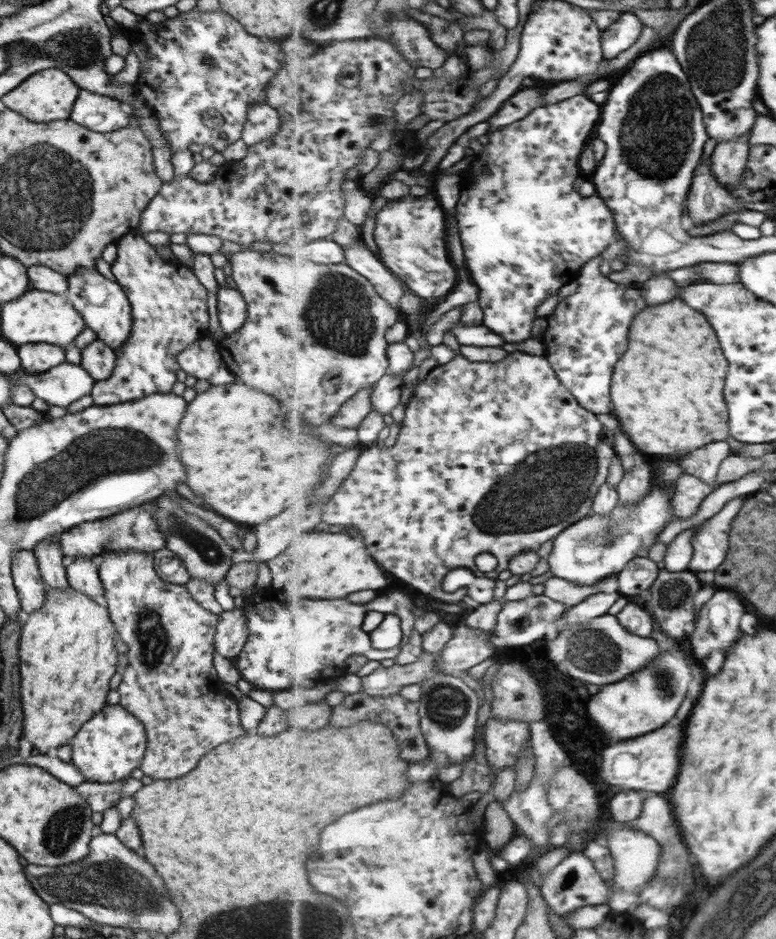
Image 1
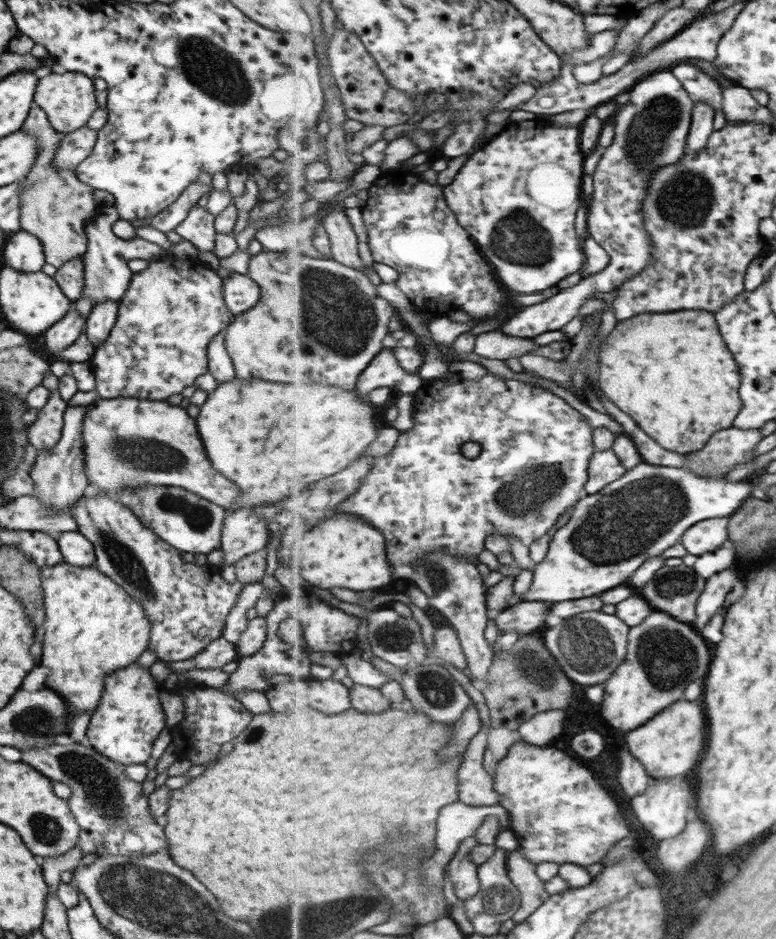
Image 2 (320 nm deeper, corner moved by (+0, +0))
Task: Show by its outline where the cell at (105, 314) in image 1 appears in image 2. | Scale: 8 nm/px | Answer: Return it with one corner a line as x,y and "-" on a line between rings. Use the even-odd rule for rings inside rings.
103,204
96,212
98,213
84,226
87,244
86,252
81,258
81,262
83,262
83,286
81,294
79,294
79,298
87,298
91,302
91,306
97,306
103,302
118,303
123,298
131,279
132,273
126,264
131,258
139,258
149,262
151,258
168,255
168,252
147,242
147,240
116,238
113,235
112,226
120,218
113,205

